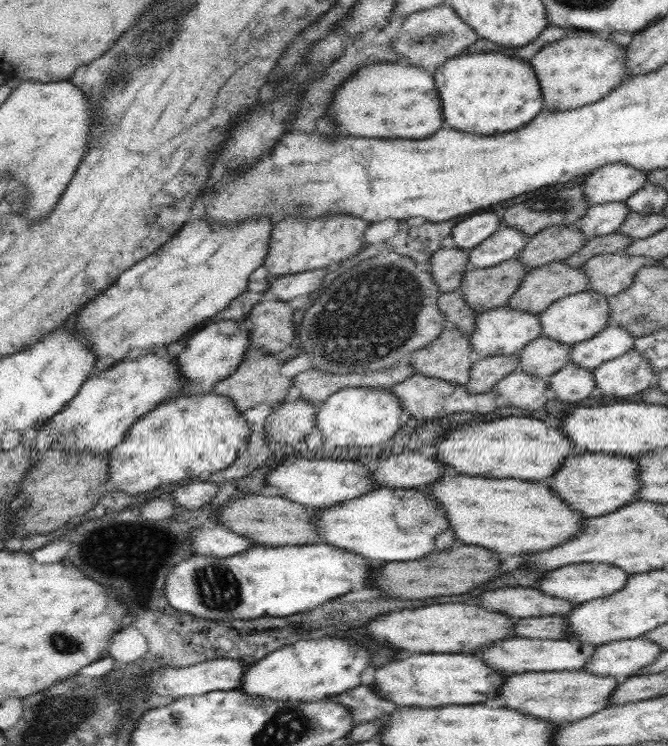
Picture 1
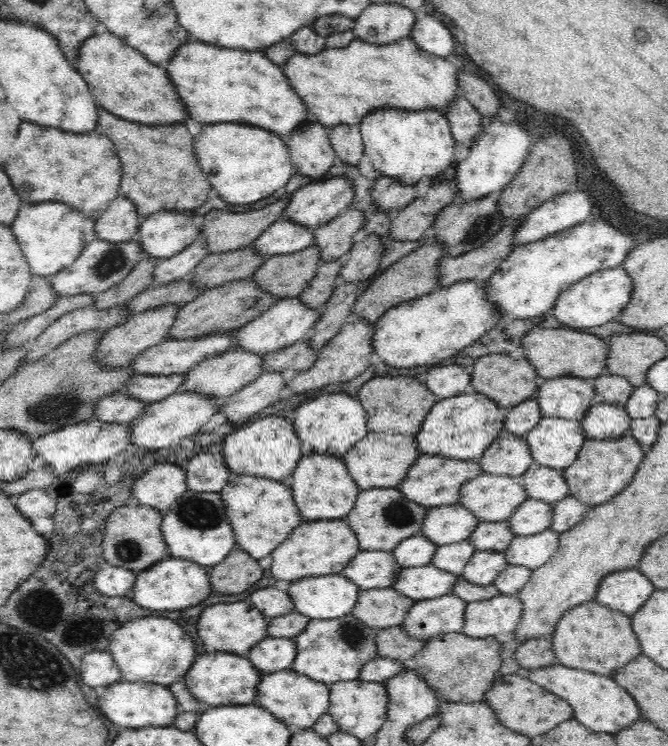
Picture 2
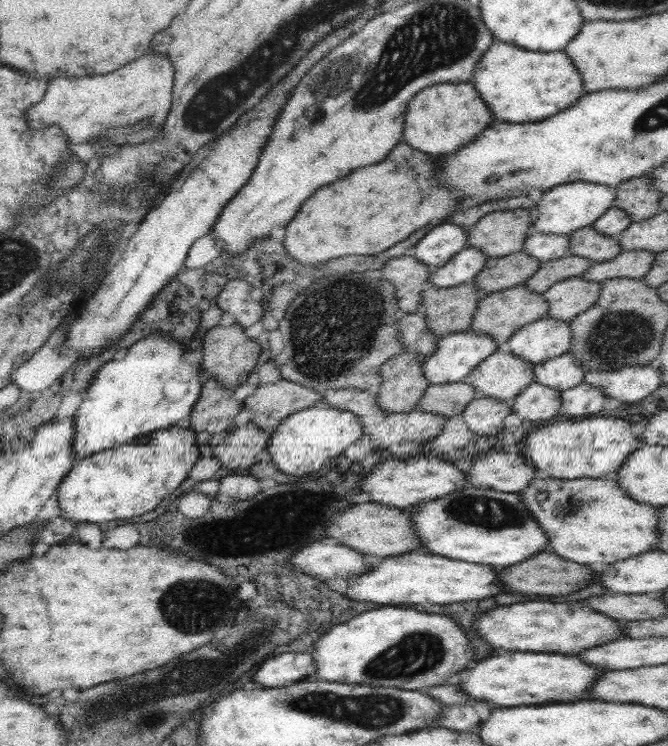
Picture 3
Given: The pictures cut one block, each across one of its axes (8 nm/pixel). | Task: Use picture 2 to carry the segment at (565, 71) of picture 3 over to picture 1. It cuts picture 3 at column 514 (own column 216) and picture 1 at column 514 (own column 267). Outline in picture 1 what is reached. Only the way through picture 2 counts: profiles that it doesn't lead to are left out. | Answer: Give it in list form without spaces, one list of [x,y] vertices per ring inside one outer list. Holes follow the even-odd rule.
[[[502,51],[458,54],[433,68],[433,74],[444,108],[444,128],[490,136],[524,126],[544,108],[542,90],[530,62],[510,58]]]

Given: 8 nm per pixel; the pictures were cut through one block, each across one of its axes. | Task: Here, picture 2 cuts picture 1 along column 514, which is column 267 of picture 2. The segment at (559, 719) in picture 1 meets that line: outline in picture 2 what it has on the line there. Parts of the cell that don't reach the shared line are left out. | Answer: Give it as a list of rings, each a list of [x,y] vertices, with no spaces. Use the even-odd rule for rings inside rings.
[[[293,669],[268,673],[262,676],[262,680],[258,684],[258,694],[256,694],[253,704],[269,710],[274,718],[288,726],[310,729],[322,714],[329,712],[329,685],[315,681]]]

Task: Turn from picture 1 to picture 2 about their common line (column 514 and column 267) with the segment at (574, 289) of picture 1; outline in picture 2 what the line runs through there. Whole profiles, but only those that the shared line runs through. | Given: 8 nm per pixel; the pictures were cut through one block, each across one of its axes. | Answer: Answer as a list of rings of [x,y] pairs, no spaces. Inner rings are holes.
[[[251,277],[222,283],[205,289],[195,300],[180,308],[175,324],[170,330],[169,339],[204,338],[210,334],[224,334],[242,329],[280,300],[258,287]]]

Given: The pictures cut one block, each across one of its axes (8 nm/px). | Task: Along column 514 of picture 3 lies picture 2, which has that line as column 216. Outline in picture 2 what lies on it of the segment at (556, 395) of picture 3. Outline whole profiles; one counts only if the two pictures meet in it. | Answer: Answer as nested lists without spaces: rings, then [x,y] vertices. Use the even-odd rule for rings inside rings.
[[[184,391],[171,394],[170,396],[159,400],[158,402],[150,403],[146,406],[146,410],[138,416],[136,420],[132,420],[132,444],[134,446],[142,446],[142,448],[168,448],[172,444],[183,440],[191,440],[195,437],[198,438],[198,430],[200,426],[216,413],[219,412],[220,405],[206,395],[198,393],[198,391]]]

